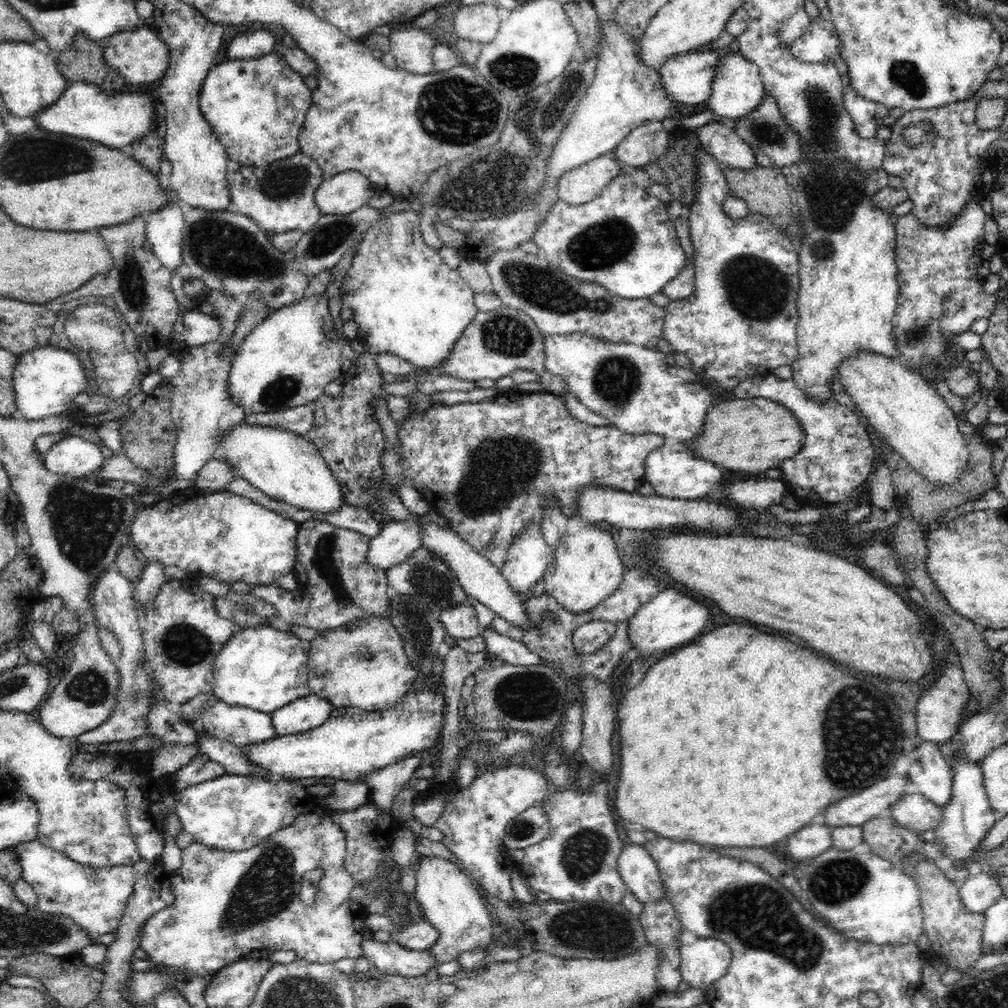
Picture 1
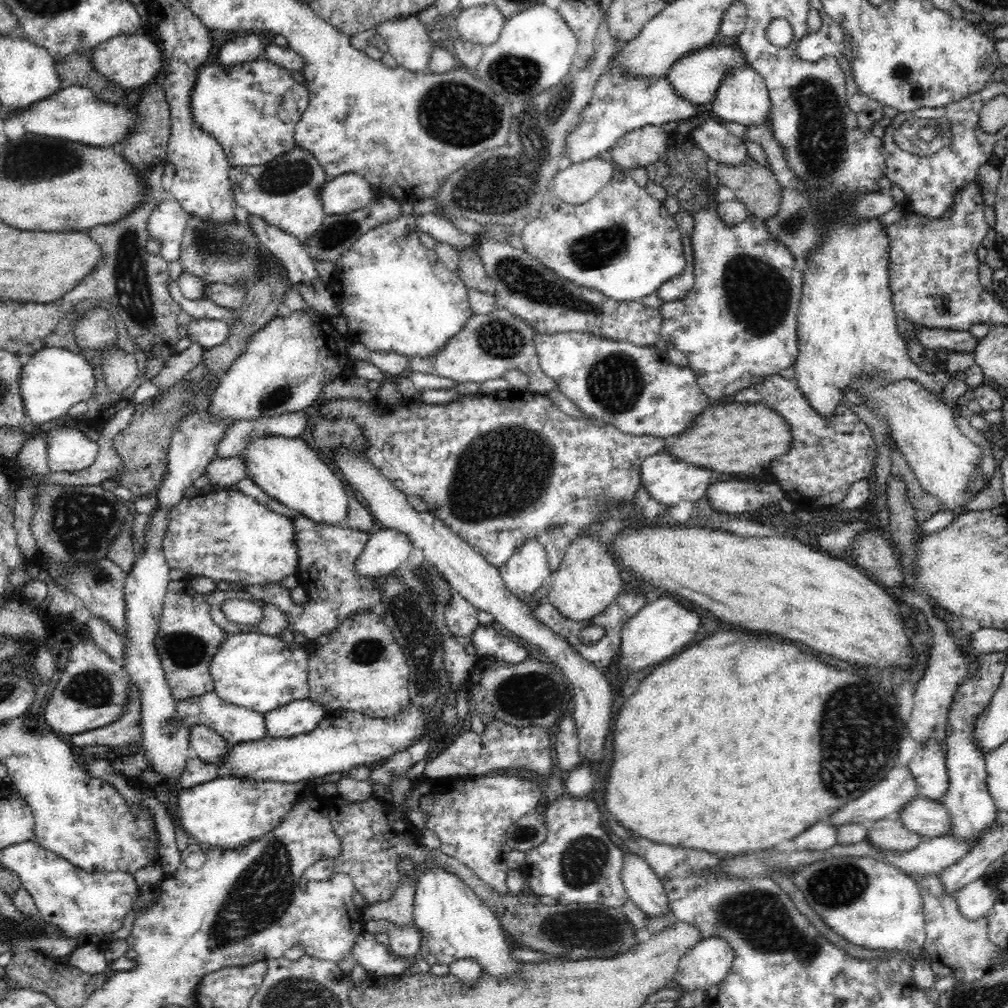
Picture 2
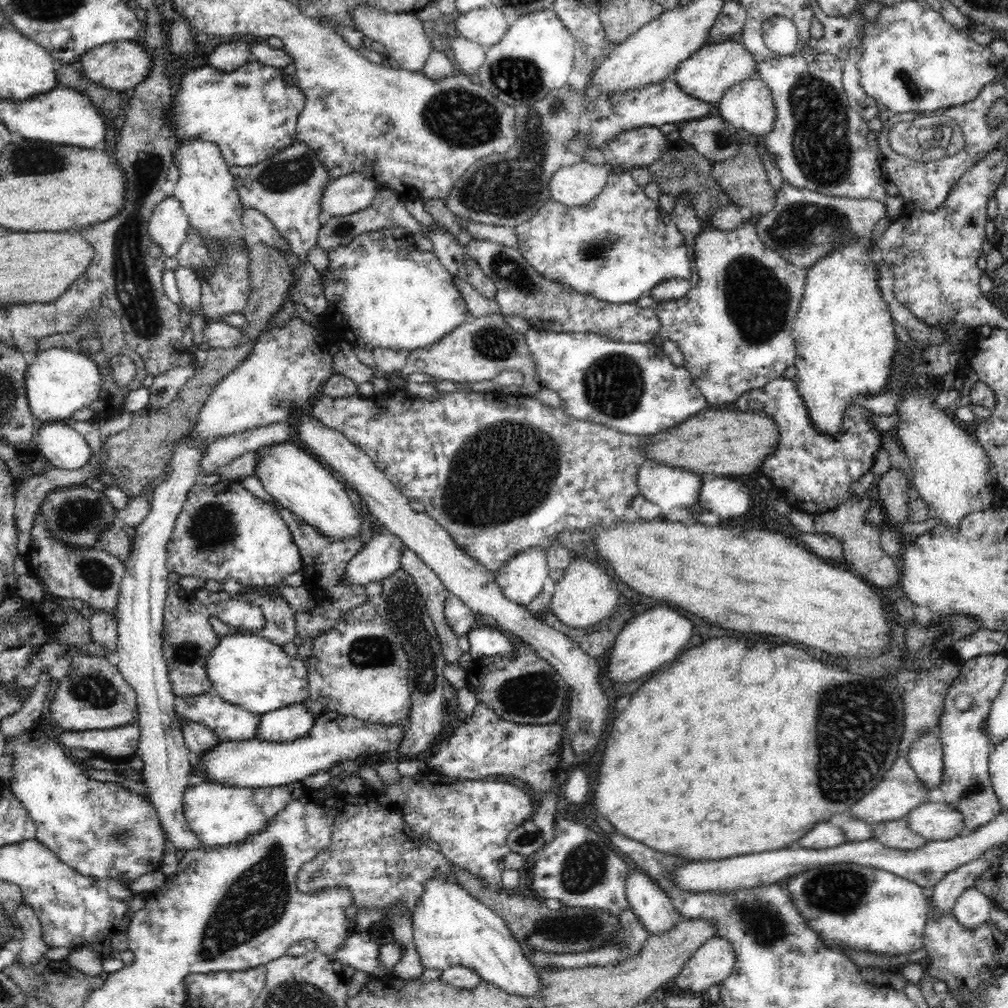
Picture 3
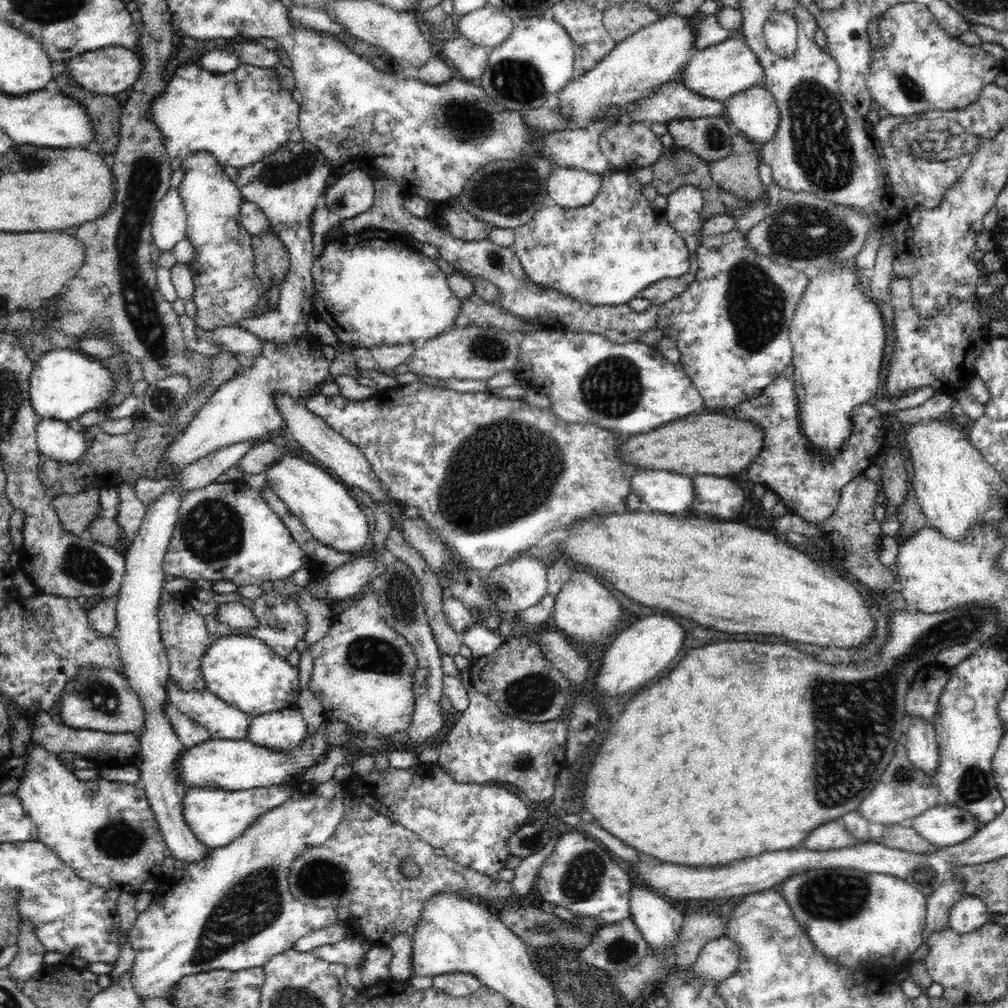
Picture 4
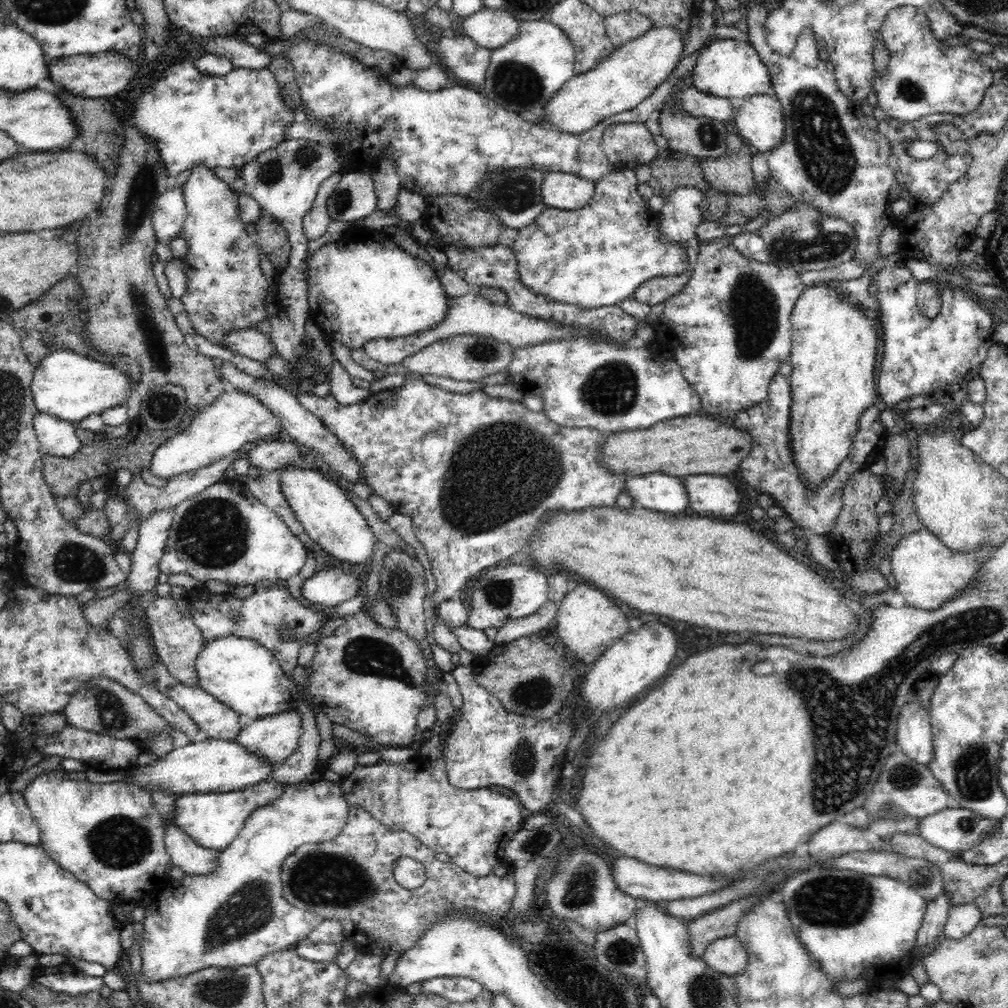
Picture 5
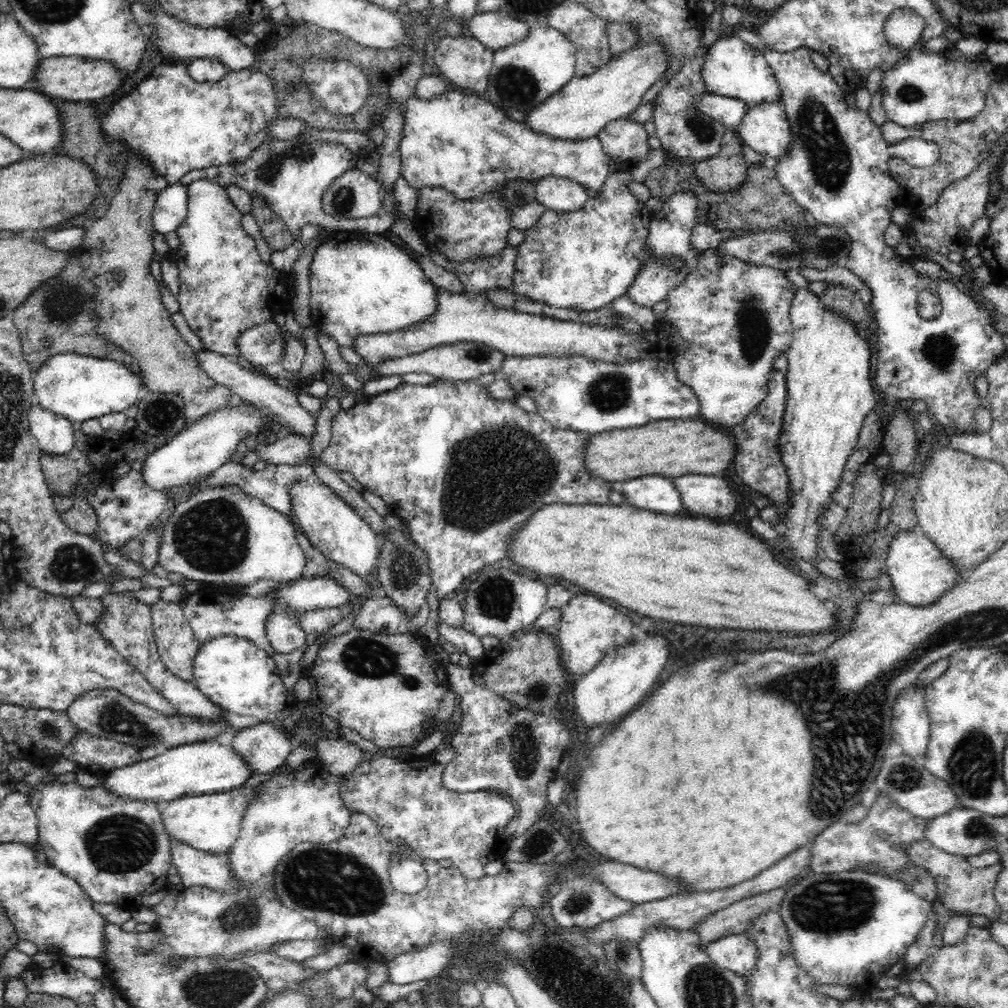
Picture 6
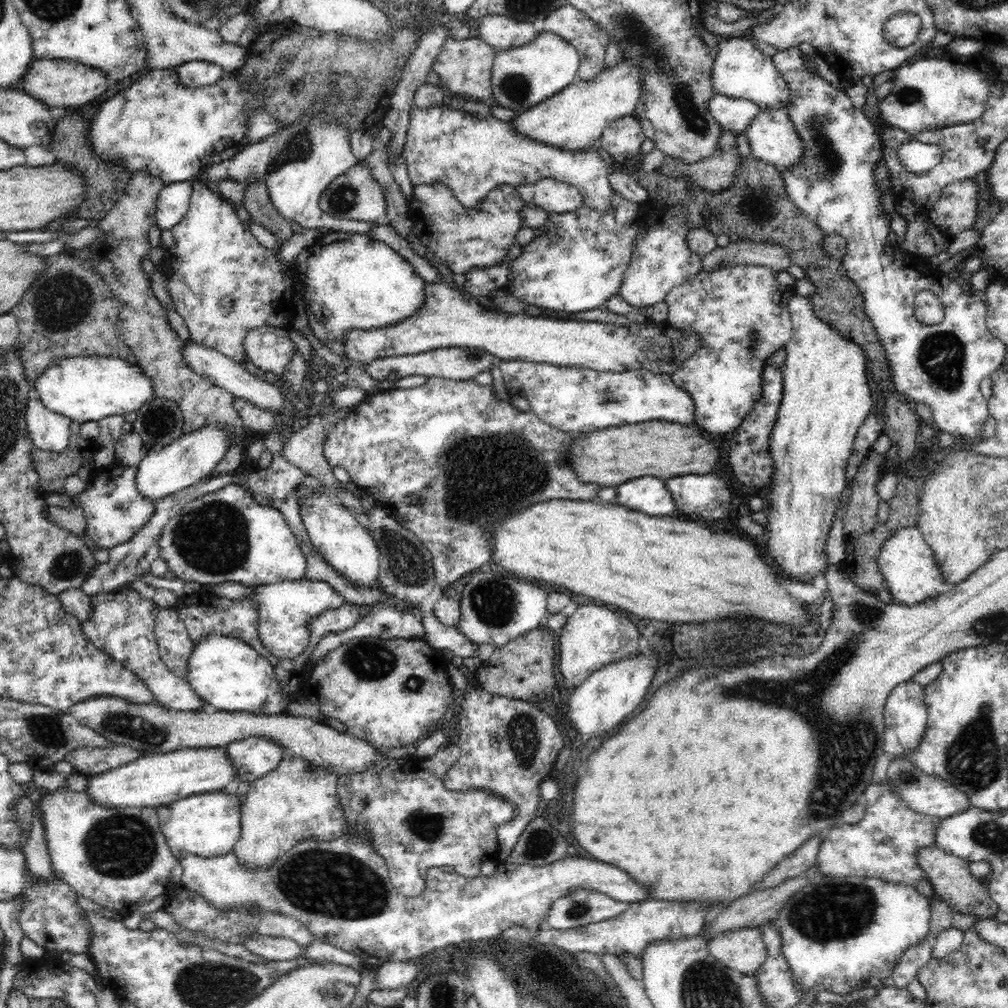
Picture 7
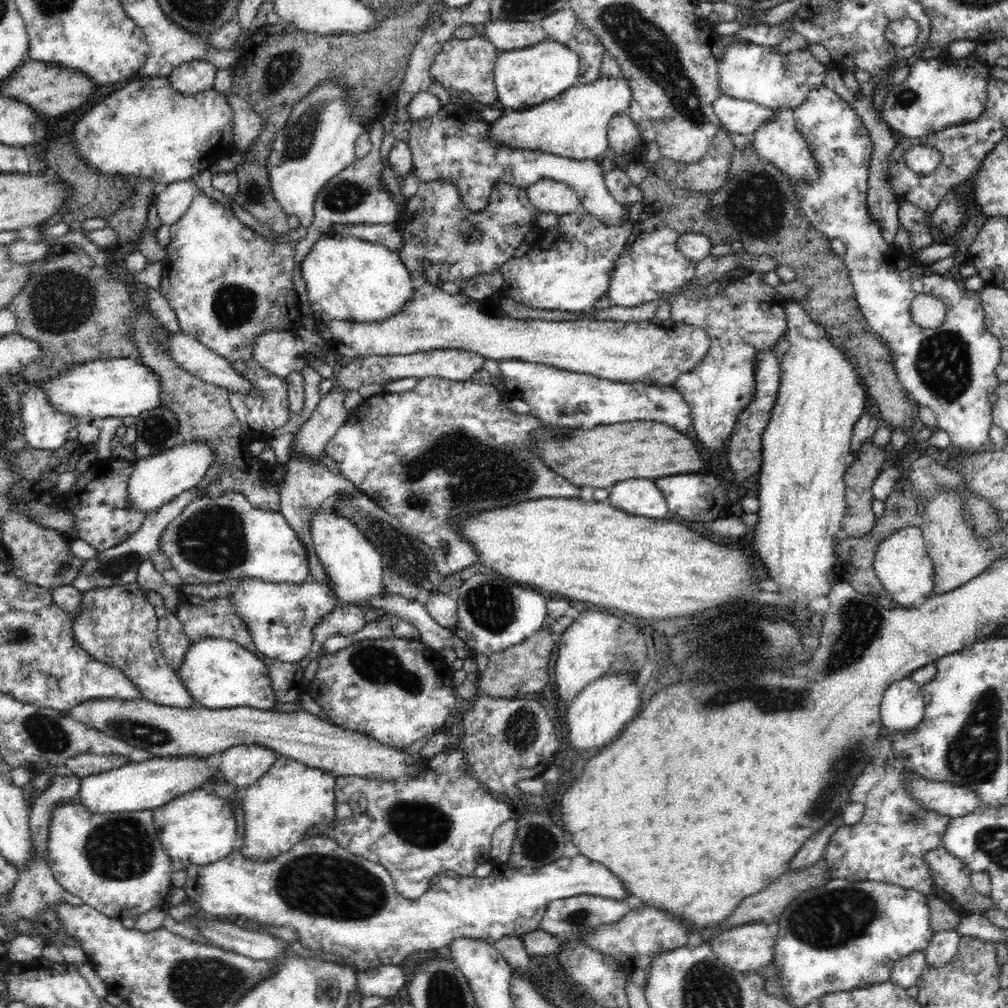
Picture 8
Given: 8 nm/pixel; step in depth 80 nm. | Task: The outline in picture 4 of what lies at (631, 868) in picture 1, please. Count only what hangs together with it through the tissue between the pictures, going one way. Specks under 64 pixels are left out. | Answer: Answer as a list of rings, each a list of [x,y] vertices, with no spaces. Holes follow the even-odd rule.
[[[634,882],[629,892],[631,917],[643,934],[645,941],[656,951],[663,951],[676,939],[681,930],[686,912],[664,896]]]

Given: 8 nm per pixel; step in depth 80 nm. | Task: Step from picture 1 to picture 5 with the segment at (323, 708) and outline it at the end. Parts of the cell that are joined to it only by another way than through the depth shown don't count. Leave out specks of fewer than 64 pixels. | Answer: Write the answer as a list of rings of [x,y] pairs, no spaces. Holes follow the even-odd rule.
[[[280,712],[254,719],[238,733],[235,742],[260,756],[260,759],[268,759],[268,763],[278,766],[298,748],[302,727],[298,712]]]

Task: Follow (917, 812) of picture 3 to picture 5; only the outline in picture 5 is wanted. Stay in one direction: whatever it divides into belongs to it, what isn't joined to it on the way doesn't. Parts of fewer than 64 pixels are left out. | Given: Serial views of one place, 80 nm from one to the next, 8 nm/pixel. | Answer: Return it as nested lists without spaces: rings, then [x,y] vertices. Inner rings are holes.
[[[951,804],[937,814],[920,819],[919,835],[932,846],[957,854],[976,846],[984,834],[997,830],[1000,819],[988,819],[980,814]]]

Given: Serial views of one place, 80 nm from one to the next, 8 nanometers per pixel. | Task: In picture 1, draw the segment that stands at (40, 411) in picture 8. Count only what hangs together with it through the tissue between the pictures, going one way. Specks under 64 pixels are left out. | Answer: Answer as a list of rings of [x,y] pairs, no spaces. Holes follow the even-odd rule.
[[[69,435],[51,446],[44,461],[48,470],[78,479],[97,473],[106,455],[101,445]]]

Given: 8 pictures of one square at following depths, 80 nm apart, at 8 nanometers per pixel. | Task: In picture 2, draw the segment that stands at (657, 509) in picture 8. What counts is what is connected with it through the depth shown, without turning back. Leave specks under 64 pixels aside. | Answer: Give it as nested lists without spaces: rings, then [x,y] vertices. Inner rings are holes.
[[[661,451],[660,453],[649,455],[641,464],[641,485],[646,488],[651,498],[658,502],[668,504],[680,504],[680,502],[697,502],[705,496],[708,488],[712,486],[716,473],[710,467],[696,466],[694,463],[688,463],[678,459],[670,451]]]

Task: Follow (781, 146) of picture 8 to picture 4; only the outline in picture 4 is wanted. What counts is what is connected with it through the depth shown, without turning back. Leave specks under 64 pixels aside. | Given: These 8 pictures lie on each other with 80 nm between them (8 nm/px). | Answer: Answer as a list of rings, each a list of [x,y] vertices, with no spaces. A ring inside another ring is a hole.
[[[753,85],[724,101],[725,116],[732,129],[760,147],[776,134],[780,109],[766,86]]]

